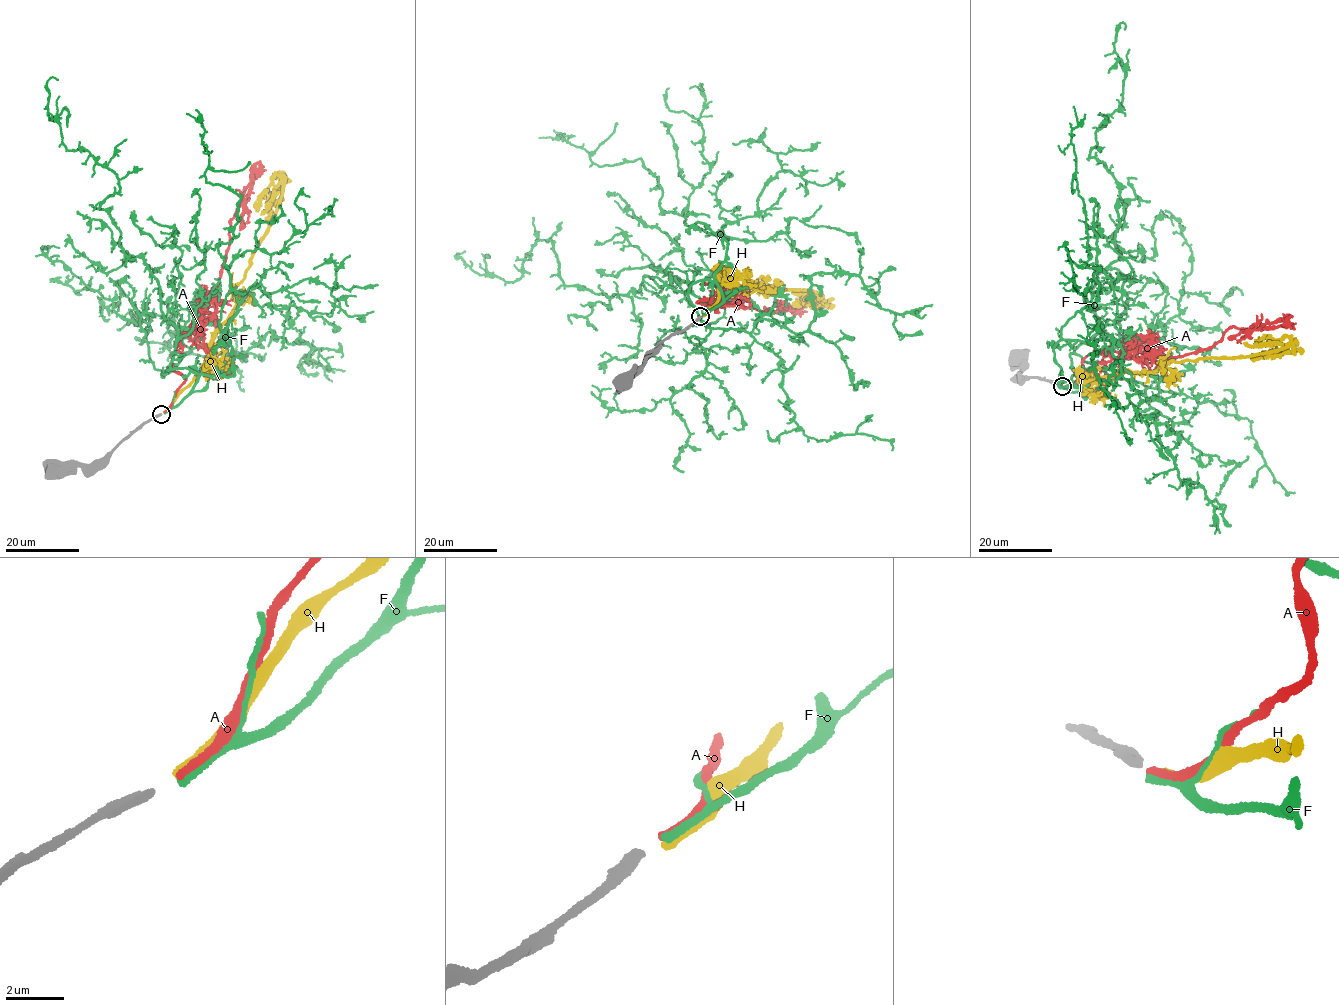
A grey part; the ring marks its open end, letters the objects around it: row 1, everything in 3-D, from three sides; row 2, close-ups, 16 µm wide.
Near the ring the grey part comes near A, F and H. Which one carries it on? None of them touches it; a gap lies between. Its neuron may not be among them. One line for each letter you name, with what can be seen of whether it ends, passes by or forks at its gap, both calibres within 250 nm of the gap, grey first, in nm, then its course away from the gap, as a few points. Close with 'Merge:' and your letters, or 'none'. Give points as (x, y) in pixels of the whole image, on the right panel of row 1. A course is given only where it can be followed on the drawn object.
F: it ends; calibres 320 and 300 nm; course (1063, 387), (1120, 257), (1090, 151), (1123, 108), (1124, 30)
Merge: F

